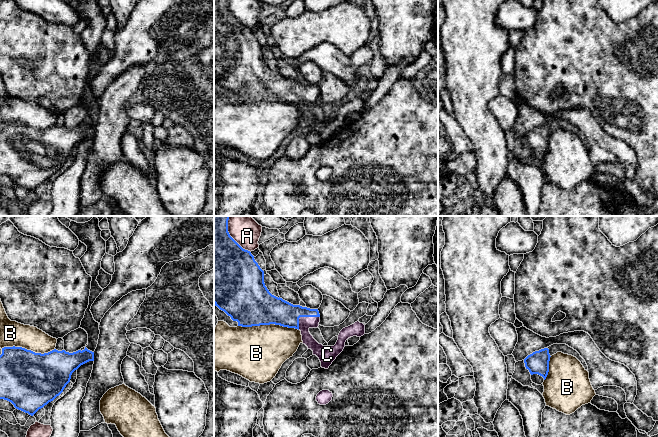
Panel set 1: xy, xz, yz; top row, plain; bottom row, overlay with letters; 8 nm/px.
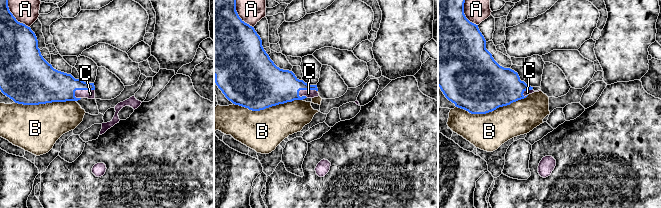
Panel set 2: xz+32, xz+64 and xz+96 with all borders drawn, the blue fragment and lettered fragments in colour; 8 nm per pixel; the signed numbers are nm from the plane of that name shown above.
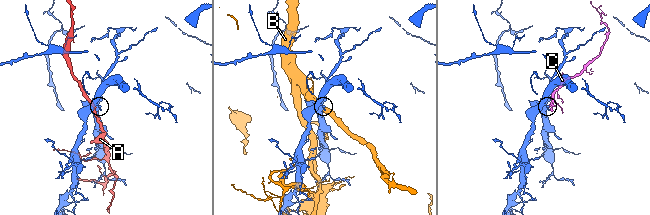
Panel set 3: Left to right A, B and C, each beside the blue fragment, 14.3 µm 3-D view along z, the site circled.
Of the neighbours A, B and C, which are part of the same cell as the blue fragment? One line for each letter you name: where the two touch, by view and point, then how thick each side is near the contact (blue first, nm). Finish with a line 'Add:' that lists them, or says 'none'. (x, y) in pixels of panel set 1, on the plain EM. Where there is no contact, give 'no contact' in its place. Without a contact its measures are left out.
C: contact xz (303, 92); calibres 220 and 100 nm
Add: C

